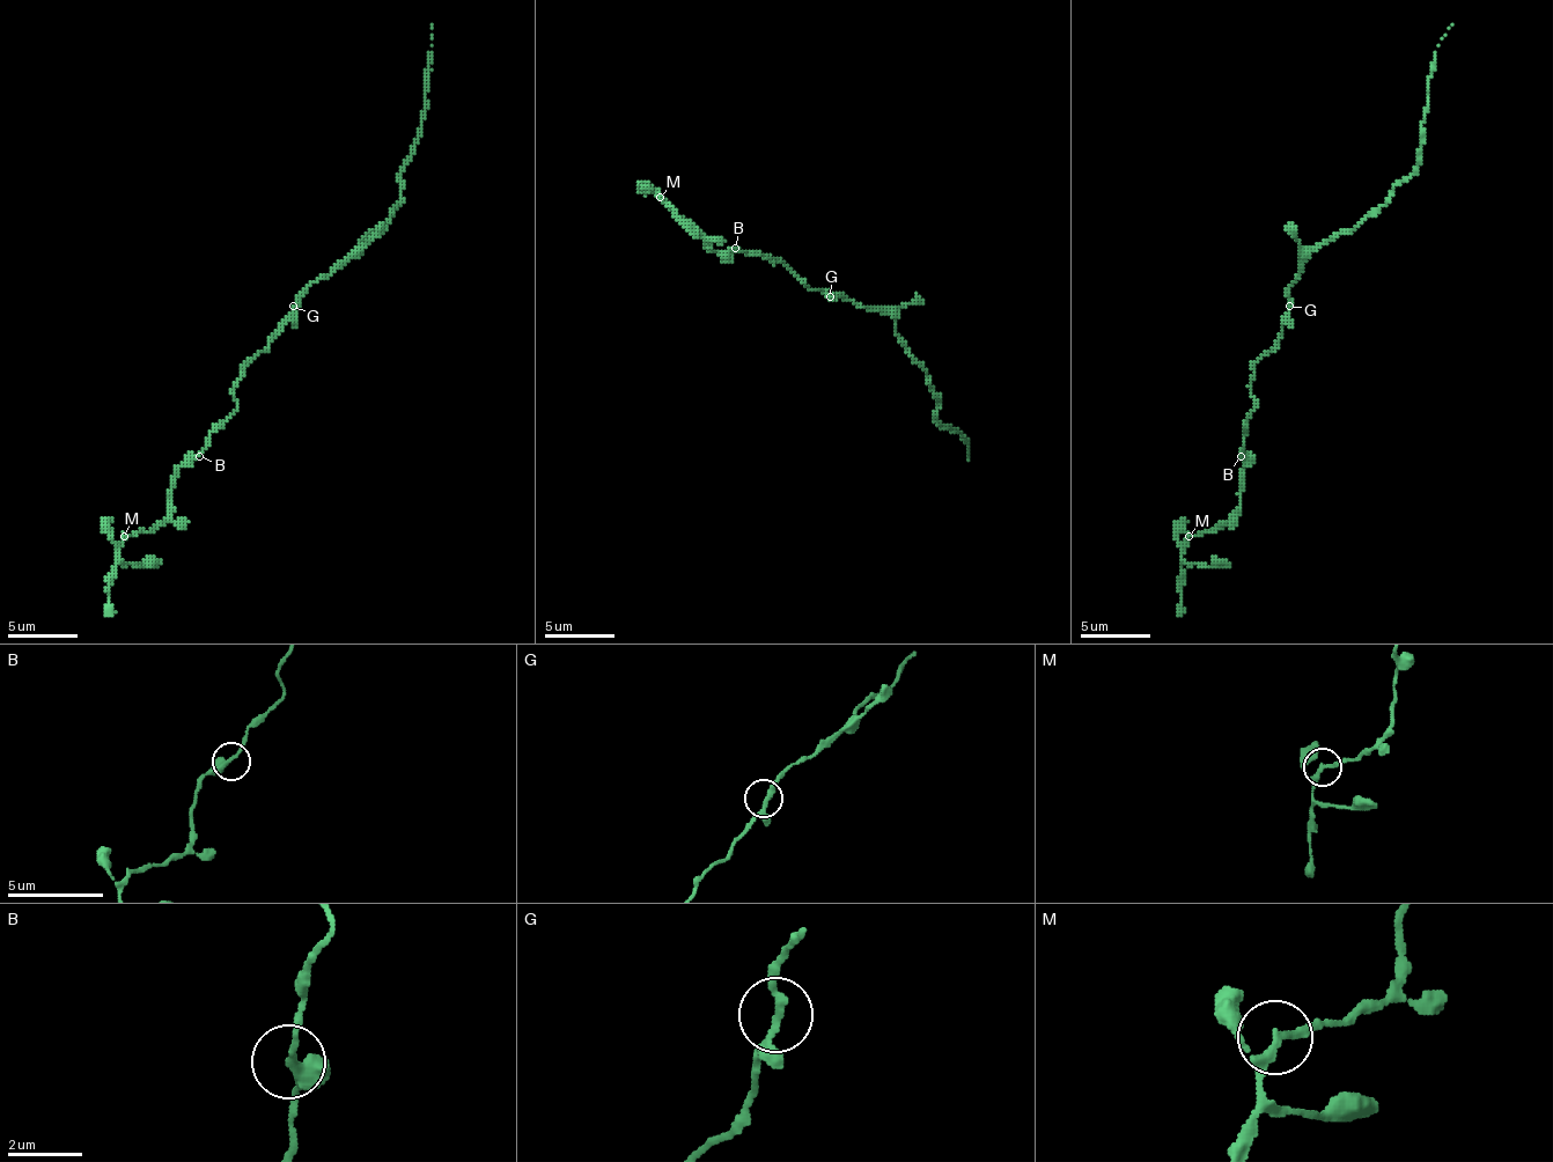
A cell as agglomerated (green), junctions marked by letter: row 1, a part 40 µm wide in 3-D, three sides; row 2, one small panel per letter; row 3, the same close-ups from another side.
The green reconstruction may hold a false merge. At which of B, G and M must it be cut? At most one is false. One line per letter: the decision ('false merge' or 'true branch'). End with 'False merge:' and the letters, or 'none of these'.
B: true branch
G: true branch
M: true branch
False merge: none of these

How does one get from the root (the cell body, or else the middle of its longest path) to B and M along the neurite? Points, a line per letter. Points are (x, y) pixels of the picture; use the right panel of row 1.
B: (1286, 316), (1282, 338), (1255, 366), (1251, 383), (1255, 411), (1248, 421), (1241, 456)
M: (1286, 316), (1282, 338), (1255, 366), (1251, 383), (1255, 411), (1244, 435), (1241, 508), (1213, 532), (1189, 536)

